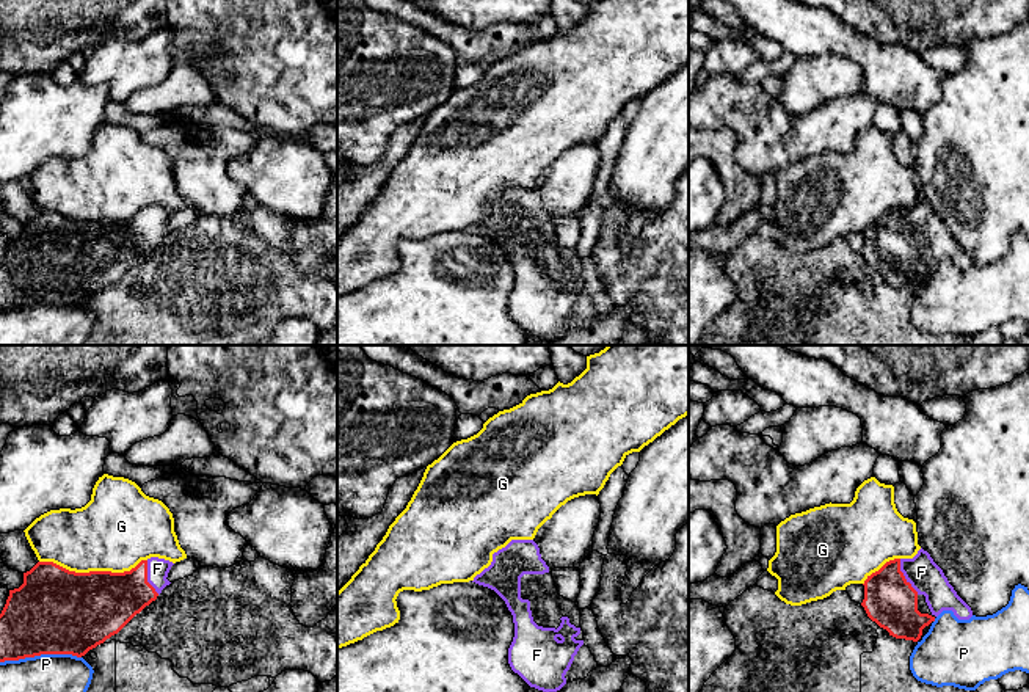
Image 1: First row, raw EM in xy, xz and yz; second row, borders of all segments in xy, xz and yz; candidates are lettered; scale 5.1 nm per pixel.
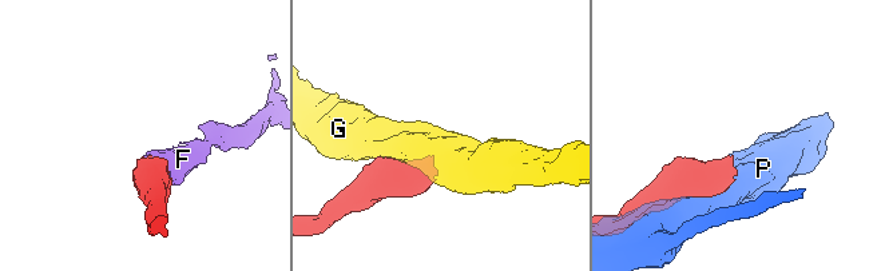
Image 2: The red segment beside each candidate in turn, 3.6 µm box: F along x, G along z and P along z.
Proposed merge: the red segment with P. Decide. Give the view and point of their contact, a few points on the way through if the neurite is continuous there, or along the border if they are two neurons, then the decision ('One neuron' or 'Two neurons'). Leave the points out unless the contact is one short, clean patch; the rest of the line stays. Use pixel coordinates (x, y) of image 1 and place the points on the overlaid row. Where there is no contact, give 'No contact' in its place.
Touches red at xy (39, 655). Two neurons

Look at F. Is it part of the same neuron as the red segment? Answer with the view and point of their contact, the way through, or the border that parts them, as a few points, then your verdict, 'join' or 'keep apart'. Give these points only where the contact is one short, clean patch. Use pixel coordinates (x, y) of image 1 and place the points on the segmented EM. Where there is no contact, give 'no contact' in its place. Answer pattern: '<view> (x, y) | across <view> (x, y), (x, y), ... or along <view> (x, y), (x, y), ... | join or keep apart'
yz (904, 576) | join

